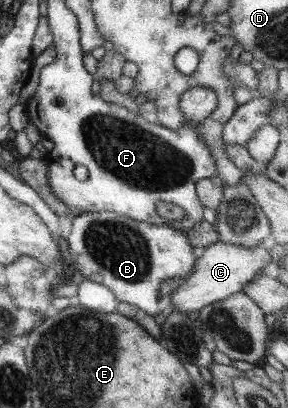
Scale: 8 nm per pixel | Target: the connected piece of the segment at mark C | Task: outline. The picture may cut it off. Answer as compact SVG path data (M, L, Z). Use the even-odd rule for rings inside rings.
M220 241L211 243L199 250L195 267L183 280L184 285L177 287L170 294L174 311L188 315L214 301L222 301L234 293L242 292L244 285L248 285L257 275L271 269L269 250L262 244L247 248Z

